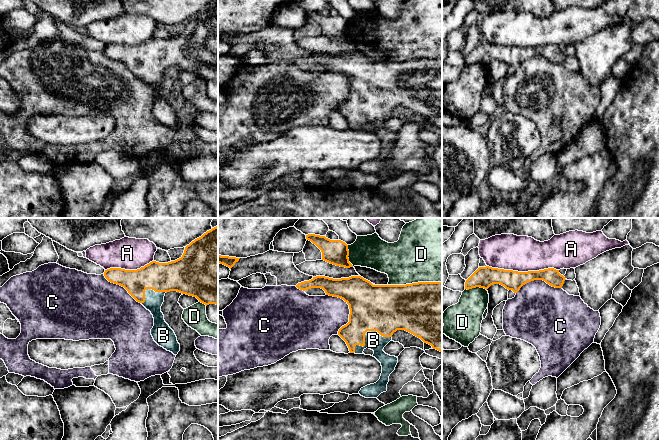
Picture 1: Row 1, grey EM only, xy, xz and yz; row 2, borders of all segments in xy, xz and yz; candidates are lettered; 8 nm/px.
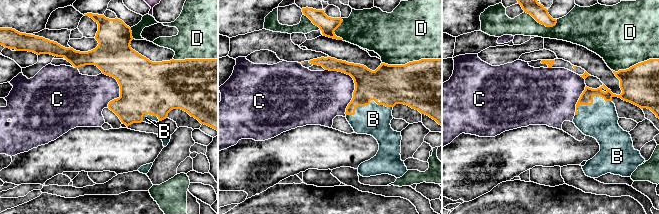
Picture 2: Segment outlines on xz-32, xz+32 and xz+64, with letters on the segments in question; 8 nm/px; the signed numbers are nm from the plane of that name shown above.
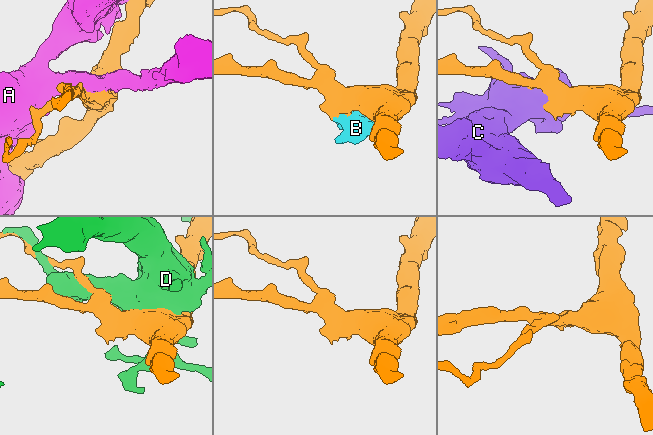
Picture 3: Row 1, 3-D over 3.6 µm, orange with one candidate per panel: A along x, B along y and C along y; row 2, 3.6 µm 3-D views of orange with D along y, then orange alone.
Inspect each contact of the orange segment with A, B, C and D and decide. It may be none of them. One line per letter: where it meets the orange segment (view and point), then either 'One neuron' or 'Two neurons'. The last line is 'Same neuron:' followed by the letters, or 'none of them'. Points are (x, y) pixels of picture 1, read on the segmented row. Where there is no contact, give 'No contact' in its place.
A: Touches orange at yz (523, 272). Two neurons
B: Touches orange at xz (364, 334). One neuron
C: Touches orange at xz (349, 308). Two neurons
D: Touches orange at xz (414, 283). Two neurons
Same neuron: B

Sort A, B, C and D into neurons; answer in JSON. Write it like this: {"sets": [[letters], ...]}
{"sets": [["A"], ["B"], ["C"], ["D"]]}

